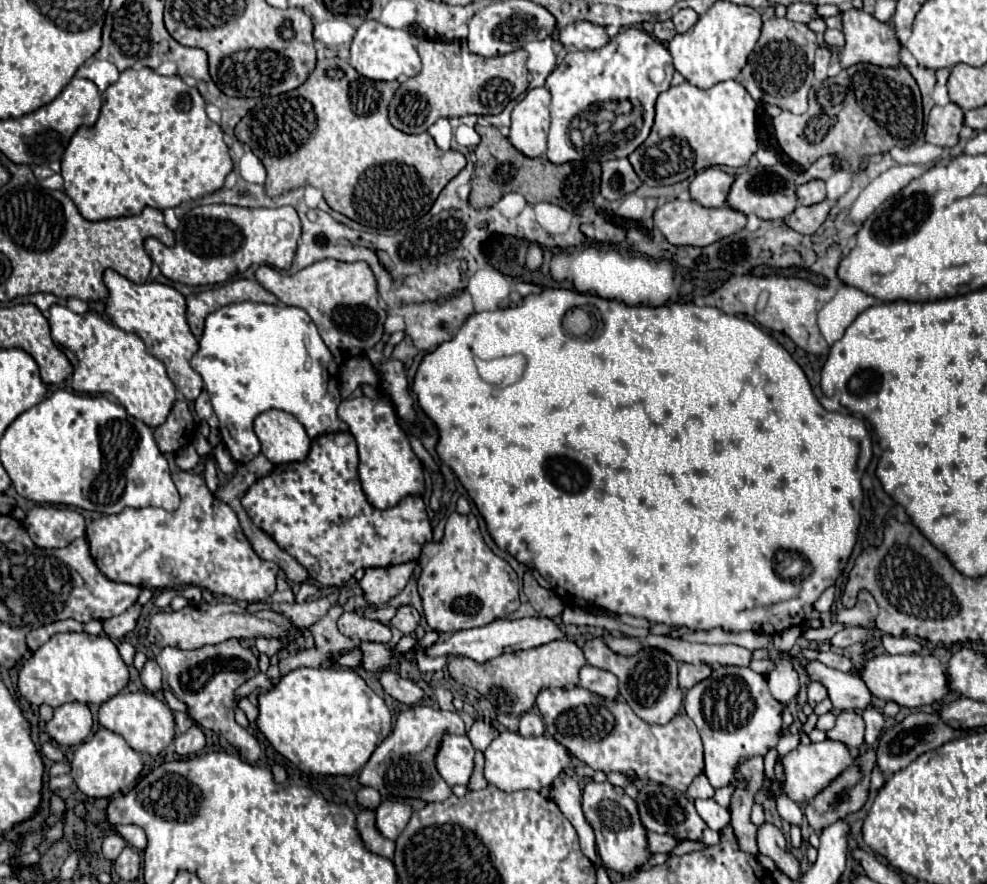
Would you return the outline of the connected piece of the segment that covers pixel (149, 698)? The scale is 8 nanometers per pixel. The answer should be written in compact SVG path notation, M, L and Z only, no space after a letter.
M123 692L109 698L99 708L99 724L123 736L135 752L145 752L151 756L157 756L175 738L175 720L169 706L151 692Z

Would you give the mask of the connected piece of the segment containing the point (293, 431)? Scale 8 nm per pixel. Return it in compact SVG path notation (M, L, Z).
M267 410L253 422L253 430L261 442L261 452L273 464L299 462L307 456L309 436L295 416L283 410Z

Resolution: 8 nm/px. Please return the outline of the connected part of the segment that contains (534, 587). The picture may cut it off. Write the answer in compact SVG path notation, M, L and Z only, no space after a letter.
M527 572L525 580L523 580L523 592L529 598L529 604L535 608L537 616L545 616L545 618L555 618L565 610L563 600L547 588L541 588Z

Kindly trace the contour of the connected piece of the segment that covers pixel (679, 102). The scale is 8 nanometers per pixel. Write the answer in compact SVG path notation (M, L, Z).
M685 80L659 94L651 134L629 154L629 162L647 186L677 184L711 166L745 166L757 150L755 108L757 102L735 80L719 82L709 90L701 90Z

